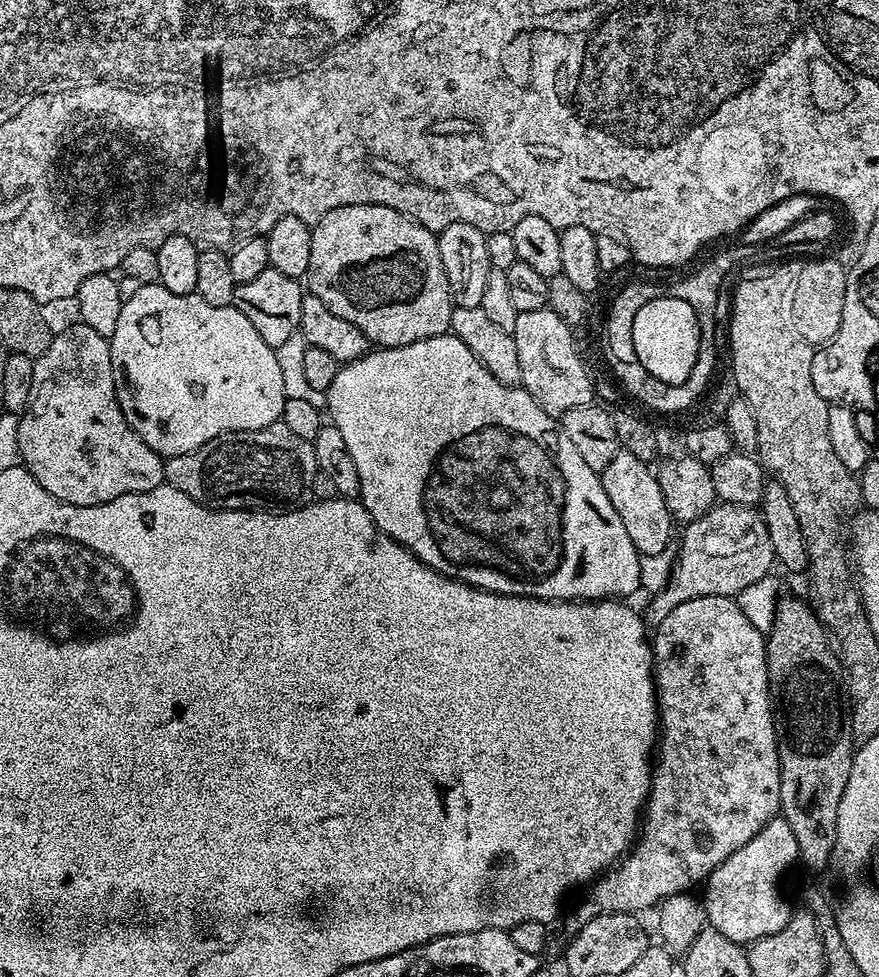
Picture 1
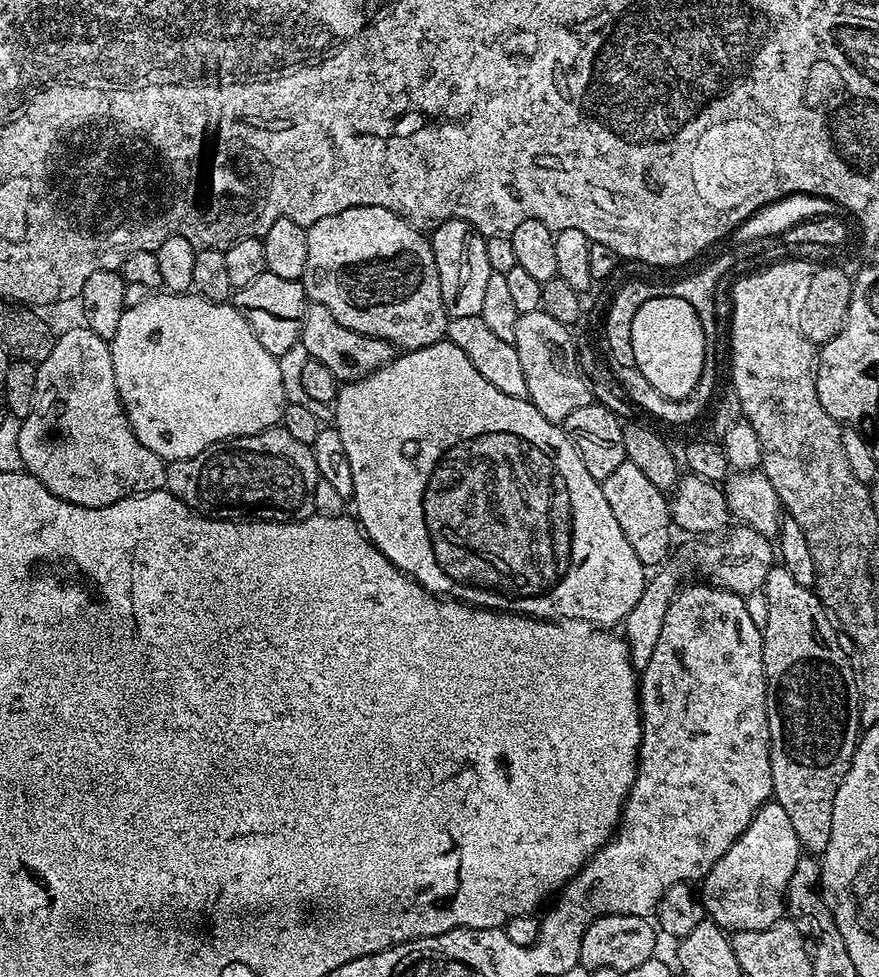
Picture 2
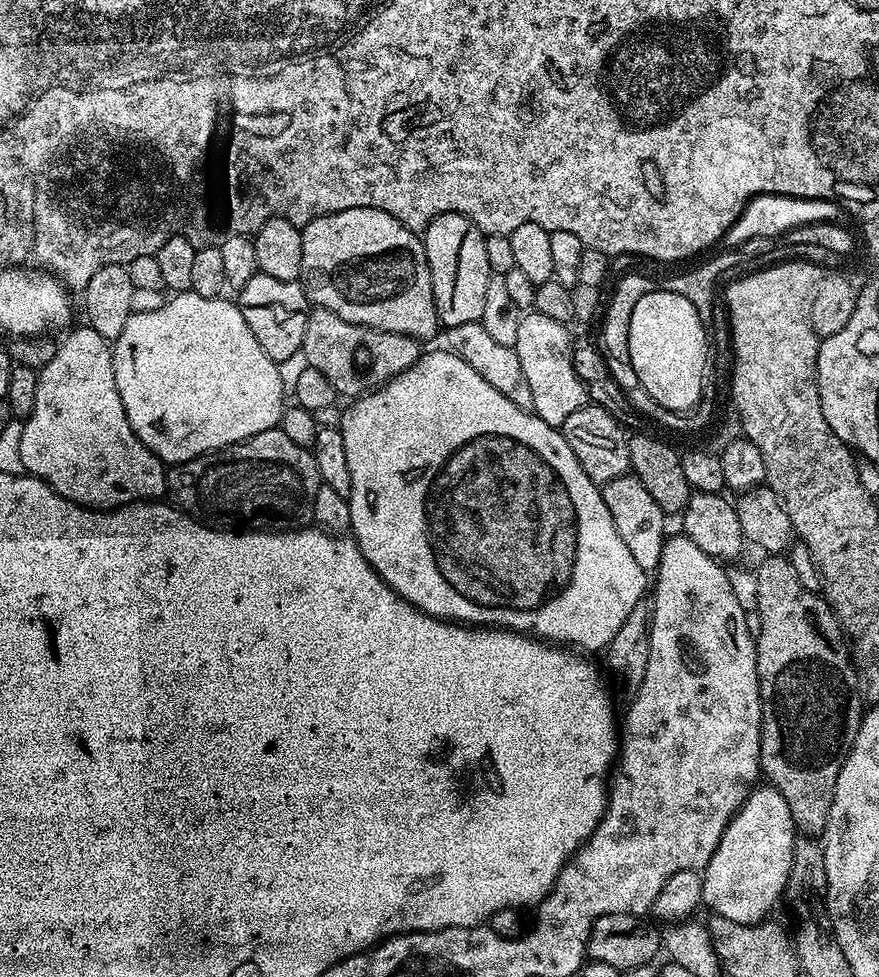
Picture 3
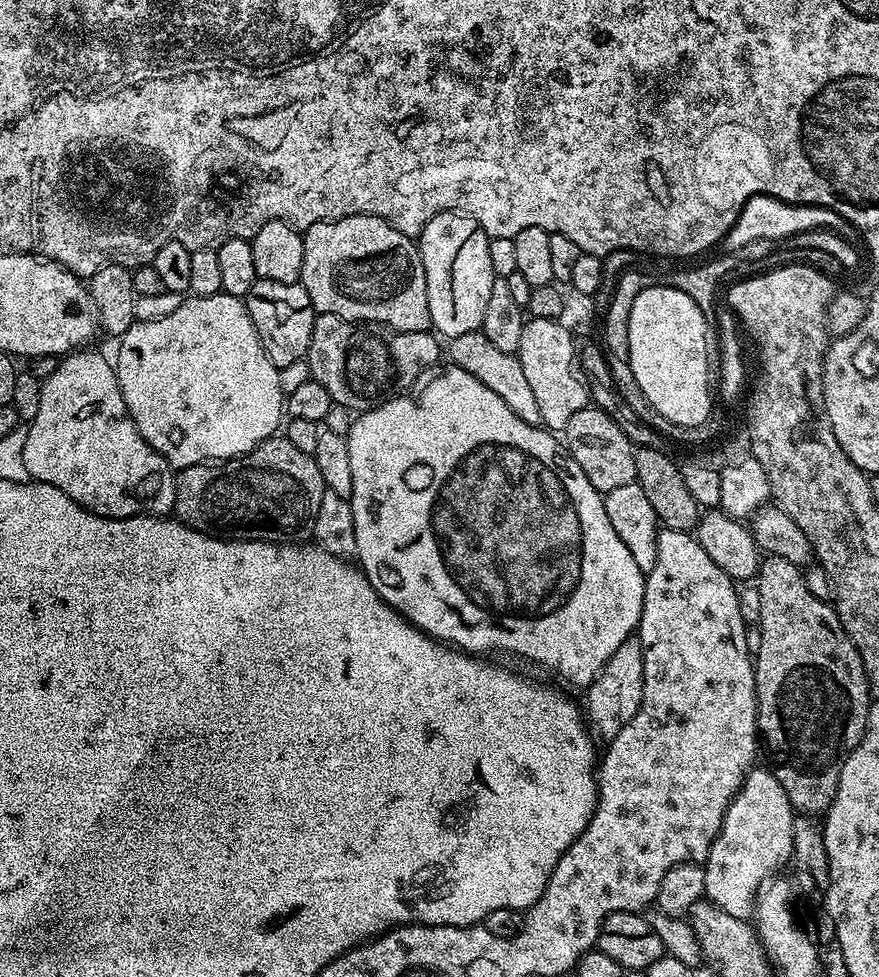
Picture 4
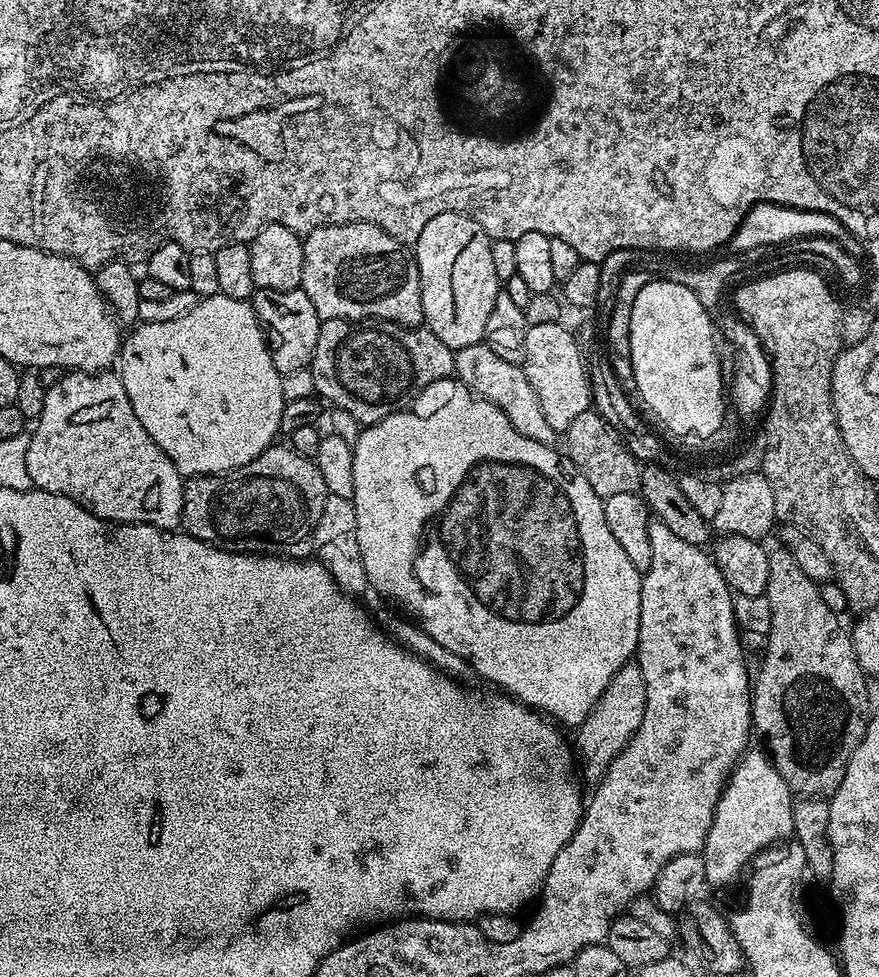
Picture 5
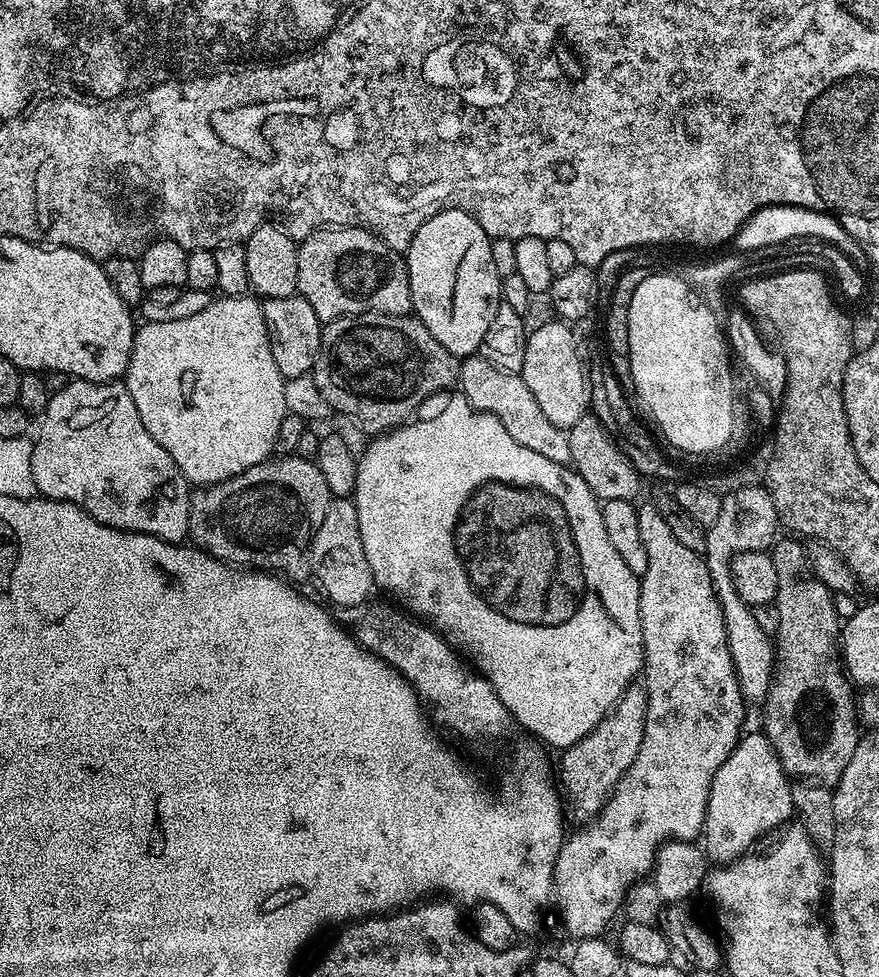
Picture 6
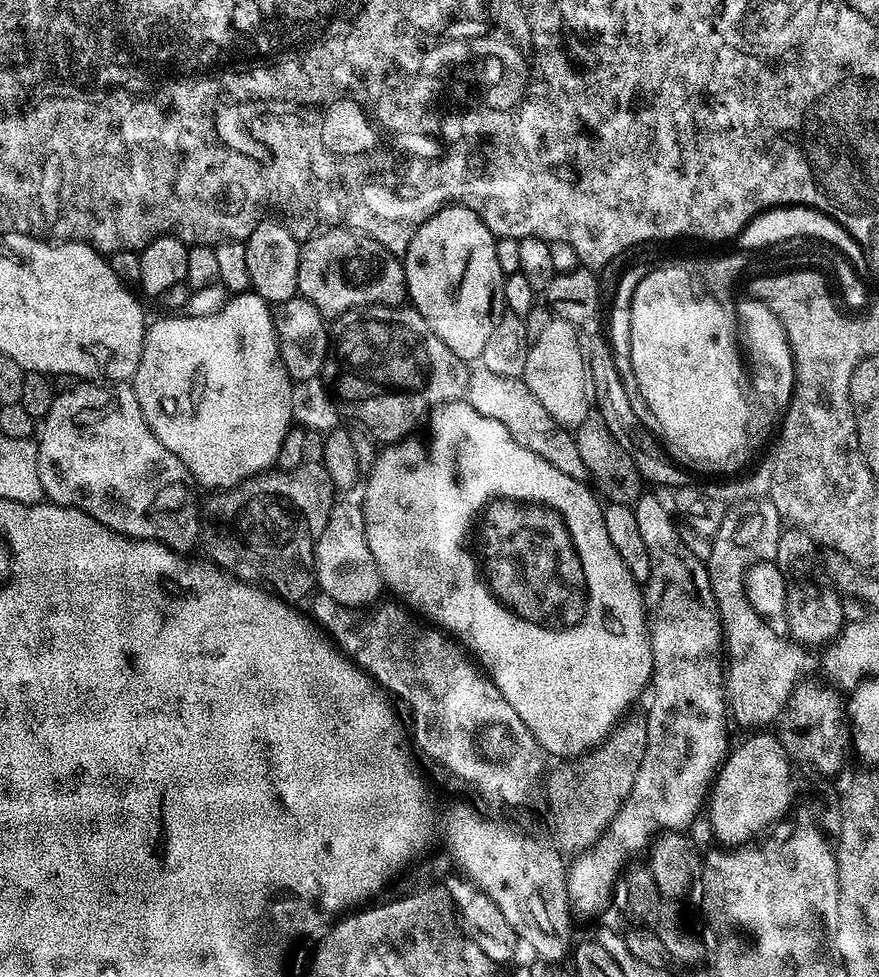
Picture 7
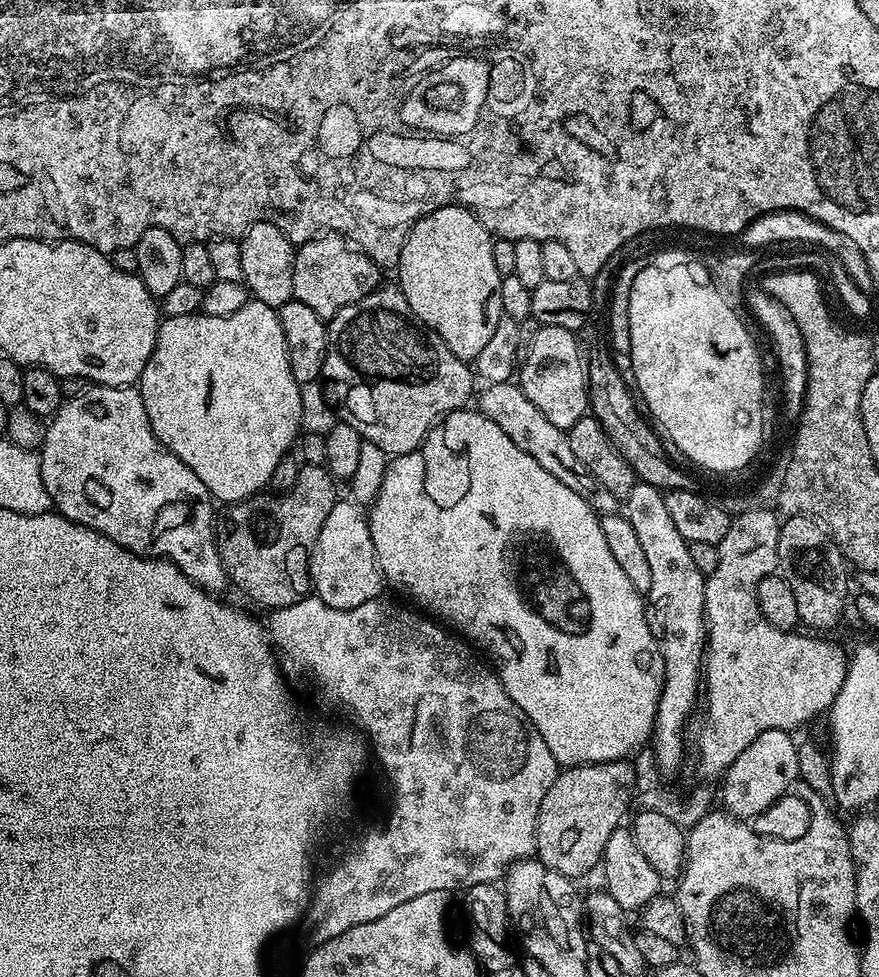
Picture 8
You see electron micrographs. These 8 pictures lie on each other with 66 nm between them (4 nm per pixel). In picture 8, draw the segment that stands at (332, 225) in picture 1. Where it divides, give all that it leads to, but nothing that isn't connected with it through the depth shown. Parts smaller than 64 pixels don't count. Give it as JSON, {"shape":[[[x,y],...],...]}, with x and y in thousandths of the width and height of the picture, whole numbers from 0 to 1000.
{"shape":[[[364,240],[336,255],[333,304],[353,313],[370,330],[377,329],[386,315],[416,305],[435,291],[435,275],[415,260],[413,253],[391,242],[395,241]]]}

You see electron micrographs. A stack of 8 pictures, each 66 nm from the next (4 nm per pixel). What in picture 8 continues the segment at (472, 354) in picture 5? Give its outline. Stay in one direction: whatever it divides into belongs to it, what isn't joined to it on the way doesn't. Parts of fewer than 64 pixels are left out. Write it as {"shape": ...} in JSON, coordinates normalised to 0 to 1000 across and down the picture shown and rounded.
{"shape":[[[590,392],[557,393],[549,399],[552,401],[546,405],[545,421],[549,422],[553,428],[557,428],[557,432],[567,435],[571,444],[580,448],[580,452],[585,452],[594,462],[603,465],[603,469],[608,469],[612,477],[617,477],[623,485],[630,485],[635,493],[648,497],[648,502],[653,502],[653,506],[661,508],[678,525],[696,526],[702,523],[702,508],[694,506],[689,497],[679,493],[676,485],[660,472],[658,465],[648,461],[645,441],[630,436],[630,432],[626,432],[626,428],[621,428],[621,424],[617,424],[617,420],[612,420],[612,416],[603,411],[603,407],[598,407]]]}

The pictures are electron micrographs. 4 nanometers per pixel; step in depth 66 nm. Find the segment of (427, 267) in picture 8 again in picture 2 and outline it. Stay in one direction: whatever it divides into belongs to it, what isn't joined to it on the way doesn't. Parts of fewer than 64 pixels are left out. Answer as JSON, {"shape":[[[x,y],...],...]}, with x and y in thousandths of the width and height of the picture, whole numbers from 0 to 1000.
{"shape":[[[506,225],[495,230],[490,238],[494,268],[498,272],[498,289],[503,293],[503,309],[511,324],[544,323],[548,317],[548,308],[553,298],[553,289],[557,289],[561,278],[557,268],[553,268],[552,243],[547,242],[529,225]]]}

